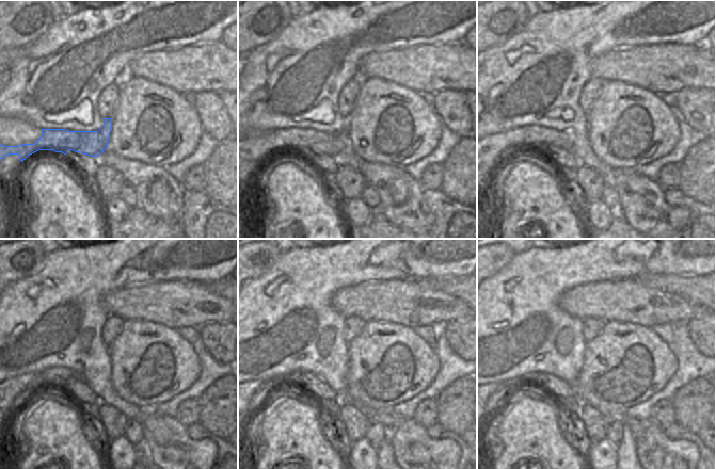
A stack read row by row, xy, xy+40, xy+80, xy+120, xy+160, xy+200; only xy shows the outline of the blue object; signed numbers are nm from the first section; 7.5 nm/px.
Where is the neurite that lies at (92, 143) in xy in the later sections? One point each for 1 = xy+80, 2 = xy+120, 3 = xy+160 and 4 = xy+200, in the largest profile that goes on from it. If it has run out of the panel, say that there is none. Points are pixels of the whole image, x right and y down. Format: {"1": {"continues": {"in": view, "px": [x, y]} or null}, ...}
{"1": {"continues": {"in": "xy+80", "px": [498, 144]}}, "2": {"continues": {"in": "xy+120", "px": [20, 385]}}, "3": {"continues": {"in": "xy+160", "px": [259, 386]}}, "4": {"continues": {"in": "xy+200", "px": [498, 387]}}}

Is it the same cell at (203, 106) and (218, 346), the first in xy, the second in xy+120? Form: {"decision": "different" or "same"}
{"decision": "same"}

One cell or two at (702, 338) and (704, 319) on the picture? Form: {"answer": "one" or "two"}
{"answer": "one"}

